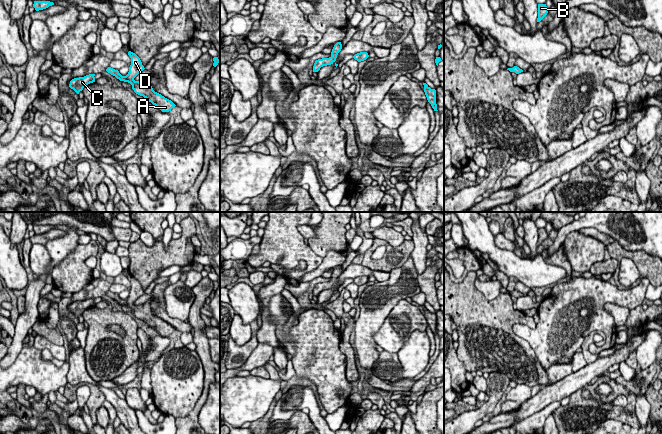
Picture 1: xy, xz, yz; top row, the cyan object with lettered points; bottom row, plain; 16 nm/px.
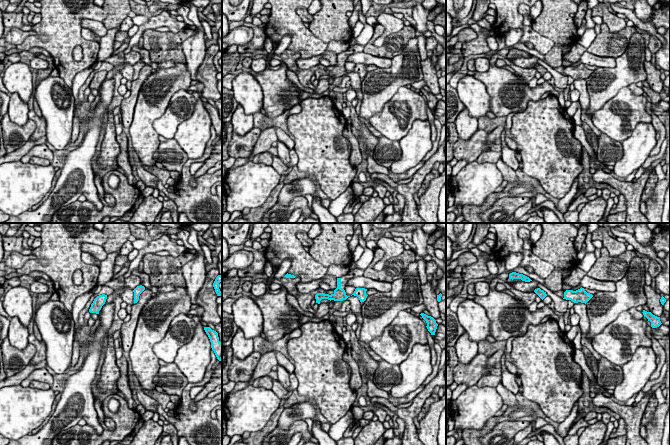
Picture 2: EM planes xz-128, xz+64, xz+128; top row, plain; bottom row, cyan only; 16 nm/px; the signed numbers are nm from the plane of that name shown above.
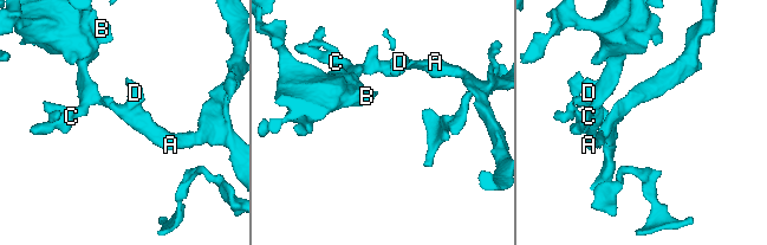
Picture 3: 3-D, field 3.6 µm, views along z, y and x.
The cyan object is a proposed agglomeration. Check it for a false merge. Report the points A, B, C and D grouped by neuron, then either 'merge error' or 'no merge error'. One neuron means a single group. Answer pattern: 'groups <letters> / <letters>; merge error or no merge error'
groups A B C D; no merge error

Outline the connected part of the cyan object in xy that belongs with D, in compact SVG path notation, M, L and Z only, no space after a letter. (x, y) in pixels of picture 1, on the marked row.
M129 51L128 55L131 58L131 65L126 76L122 76L118 70L108 67L106 71L115 76L120 81L128 82L132 85L134 92L146 98L149 102L155 105L162 112L169 112L176 105L161 94L155 92L148 79L135 81L134 78L145 68L142 65L140 58L133 52Z

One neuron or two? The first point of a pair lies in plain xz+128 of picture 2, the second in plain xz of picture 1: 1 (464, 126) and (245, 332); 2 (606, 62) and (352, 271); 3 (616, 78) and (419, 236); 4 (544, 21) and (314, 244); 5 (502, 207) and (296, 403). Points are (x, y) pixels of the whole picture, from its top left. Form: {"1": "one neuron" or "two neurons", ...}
{"1": "one neuron", "2": "one neuron", "3": "two neurons", "4": "one neuron", "5": "two neurons"}

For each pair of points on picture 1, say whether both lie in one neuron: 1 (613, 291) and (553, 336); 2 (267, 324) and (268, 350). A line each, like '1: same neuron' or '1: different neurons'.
1: same neuron
2: different neurons

